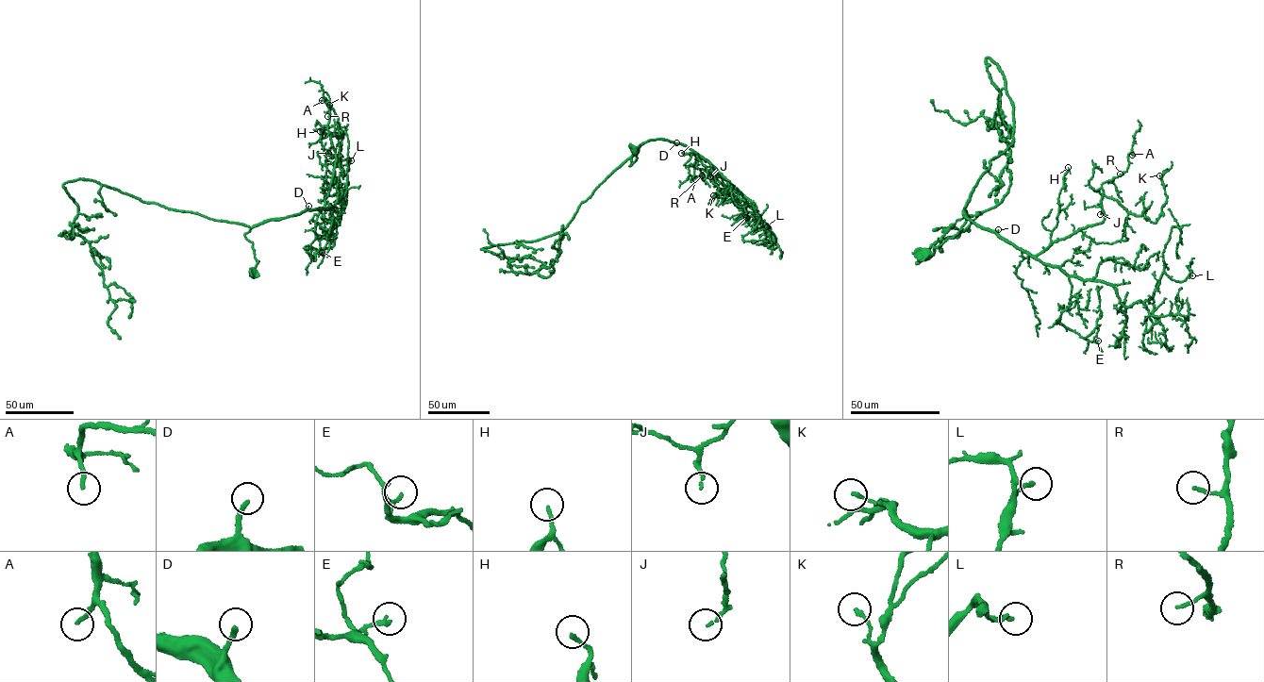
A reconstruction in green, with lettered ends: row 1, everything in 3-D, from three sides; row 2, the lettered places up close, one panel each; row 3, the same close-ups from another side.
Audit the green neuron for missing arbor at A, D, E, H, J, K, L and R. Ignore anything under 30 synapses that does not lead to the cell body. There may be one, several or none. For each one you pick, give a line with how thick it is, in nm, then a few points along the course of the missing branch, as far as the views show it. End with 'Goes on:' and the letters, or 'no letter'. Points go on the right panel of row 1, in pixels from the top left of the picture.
D: 190 nm thick; missing branch runs (998, 229), (1017, 213), (1027, 173), (1037, 164), (1034, 162)
Goes on: D

